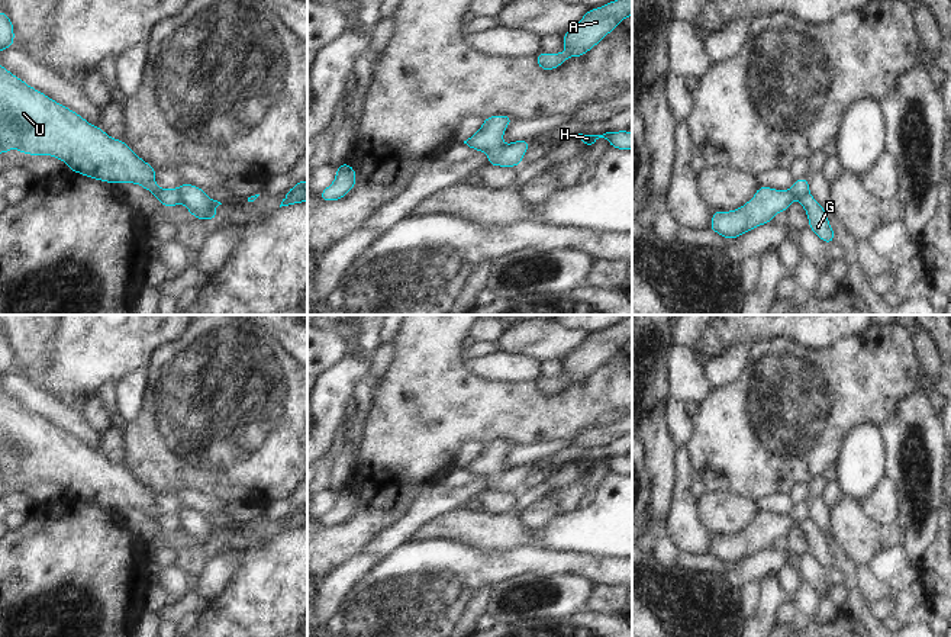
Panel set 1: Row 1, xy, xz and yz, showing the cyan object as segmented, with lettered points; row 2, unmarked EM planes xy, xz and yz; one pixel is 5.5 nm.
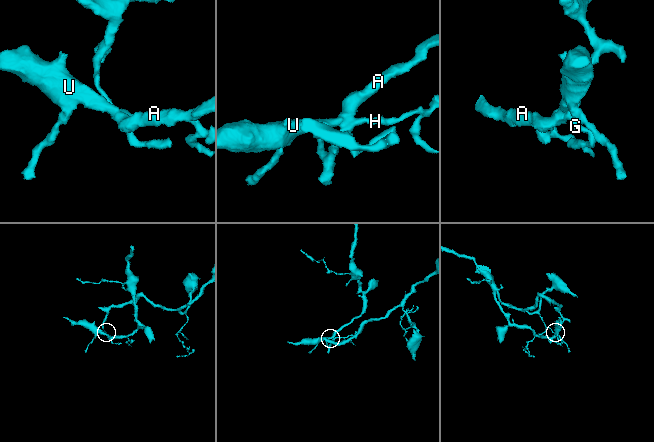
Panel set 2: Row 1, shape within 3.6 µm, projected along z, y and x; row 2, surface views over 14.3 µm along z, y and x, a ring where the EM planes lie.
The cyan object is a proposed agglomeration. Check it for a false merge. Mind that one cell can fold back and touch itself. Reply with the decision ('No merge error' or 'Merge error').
Merge error

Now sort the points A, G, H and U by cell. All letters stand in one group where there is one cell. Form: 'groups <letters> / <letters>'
groups A G U / H

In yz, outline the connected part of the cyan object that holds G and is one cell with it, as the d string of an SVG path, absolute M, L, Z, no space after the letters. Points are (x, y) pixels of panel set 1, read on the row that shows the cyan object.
M805 194L797 200L806 210L809 219L807 229L812 229L825 244L832 244L835 241L835 232L828 221L826 209L812 194Z

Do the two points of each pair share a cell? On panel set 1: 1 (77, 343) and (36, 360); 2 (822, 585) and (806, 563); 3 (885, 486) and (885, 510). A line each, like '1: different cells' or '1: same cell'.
1: different cells
2: same cell
3: same cell

